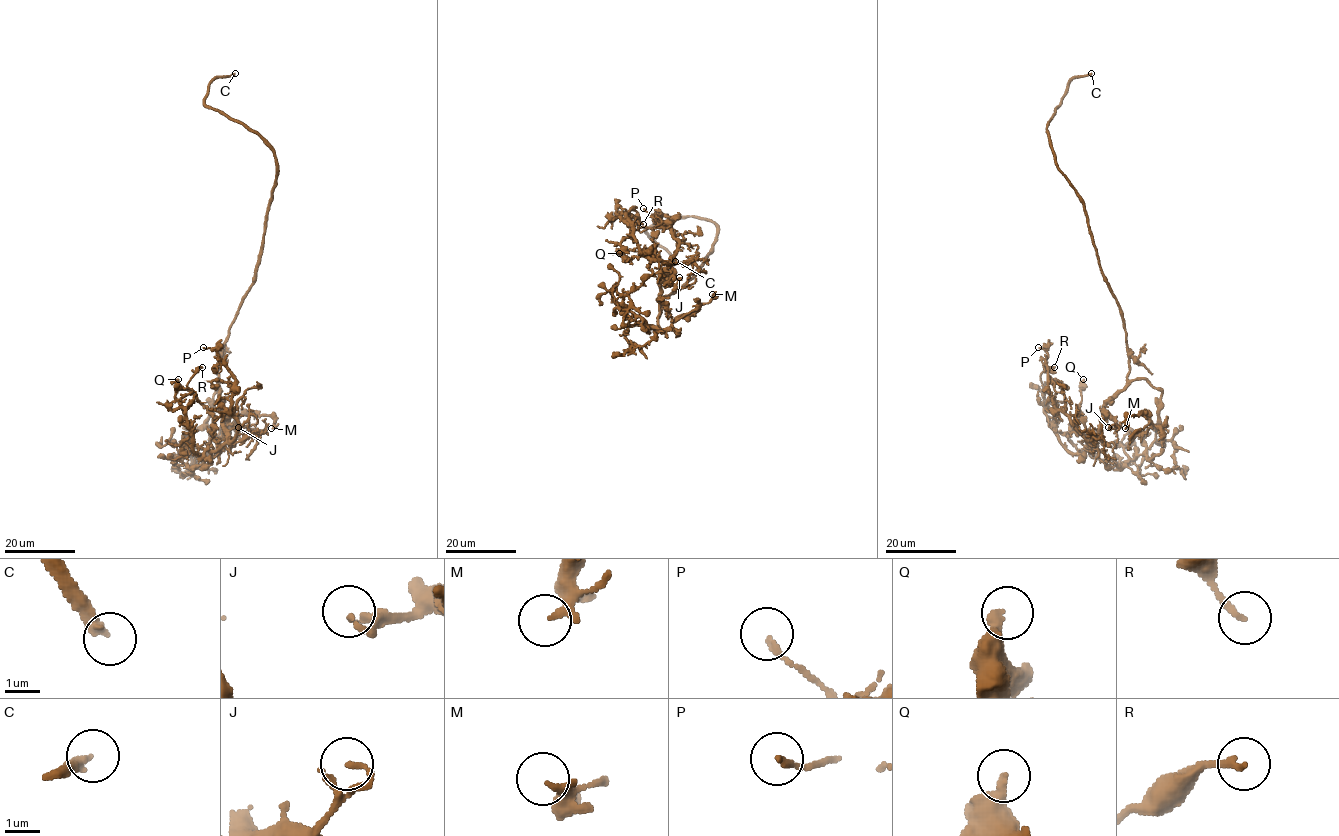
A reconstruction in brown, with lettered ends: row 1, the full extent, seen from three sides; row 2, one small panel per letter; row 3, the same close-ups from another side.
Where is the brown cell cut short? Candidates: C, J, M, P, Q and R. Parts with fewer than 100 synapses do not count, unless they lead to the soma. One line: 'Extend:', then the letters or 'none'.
Extend: C

